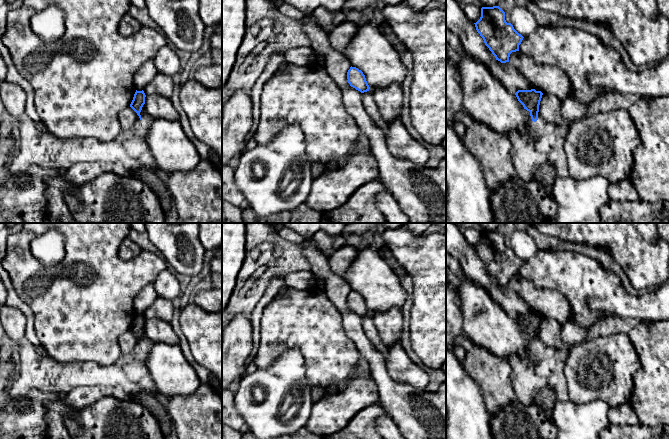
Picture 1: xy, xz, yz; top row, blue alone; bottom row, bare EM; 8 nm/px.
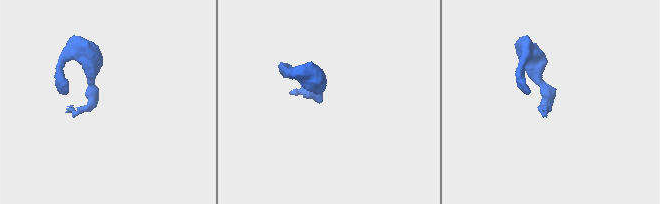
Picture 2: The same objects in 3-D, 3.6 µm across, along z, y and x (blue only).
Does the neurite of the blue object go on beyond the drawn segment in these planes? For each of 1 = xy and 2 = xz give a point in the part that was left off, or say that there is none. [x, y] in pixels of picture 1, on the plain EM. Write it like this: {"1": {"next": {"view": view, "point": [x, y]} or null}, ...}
{"1": {"next": null}, "2": {"next": null}}

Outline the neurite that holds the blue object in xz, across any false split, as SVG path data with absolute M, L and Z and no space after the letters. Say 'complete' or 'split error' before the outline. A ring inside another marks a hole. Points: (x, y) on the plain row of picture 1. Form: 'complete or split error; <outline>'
complete; M350 291L347 296L347 303L350 310L360 315L361 317L367 316L370 313L365 299L356 291Z

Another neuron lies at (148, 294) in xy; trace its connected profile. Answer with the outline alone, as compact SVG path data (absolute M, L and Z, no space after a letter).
M154 284L146 285L134 299L134 309L137 315L142 315L146 309L156 300L158 297L154 288Z

